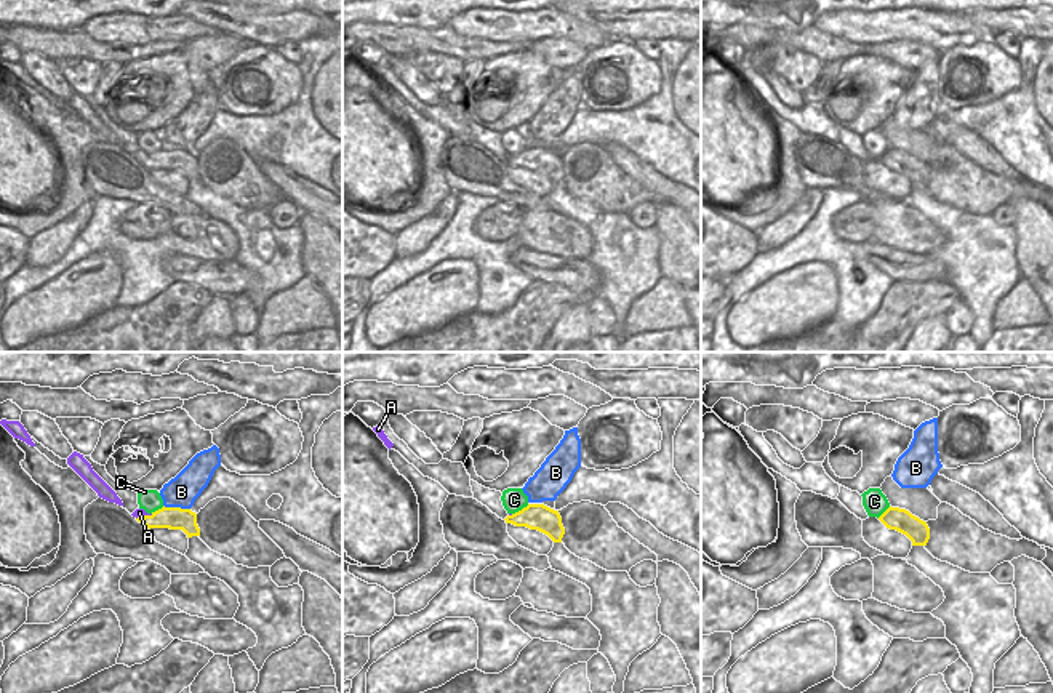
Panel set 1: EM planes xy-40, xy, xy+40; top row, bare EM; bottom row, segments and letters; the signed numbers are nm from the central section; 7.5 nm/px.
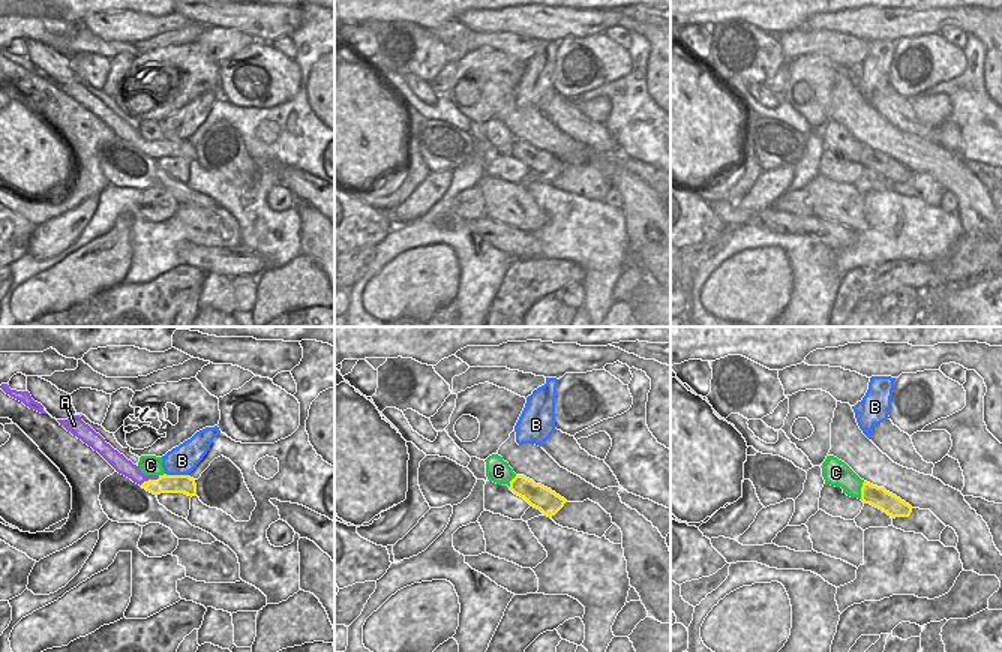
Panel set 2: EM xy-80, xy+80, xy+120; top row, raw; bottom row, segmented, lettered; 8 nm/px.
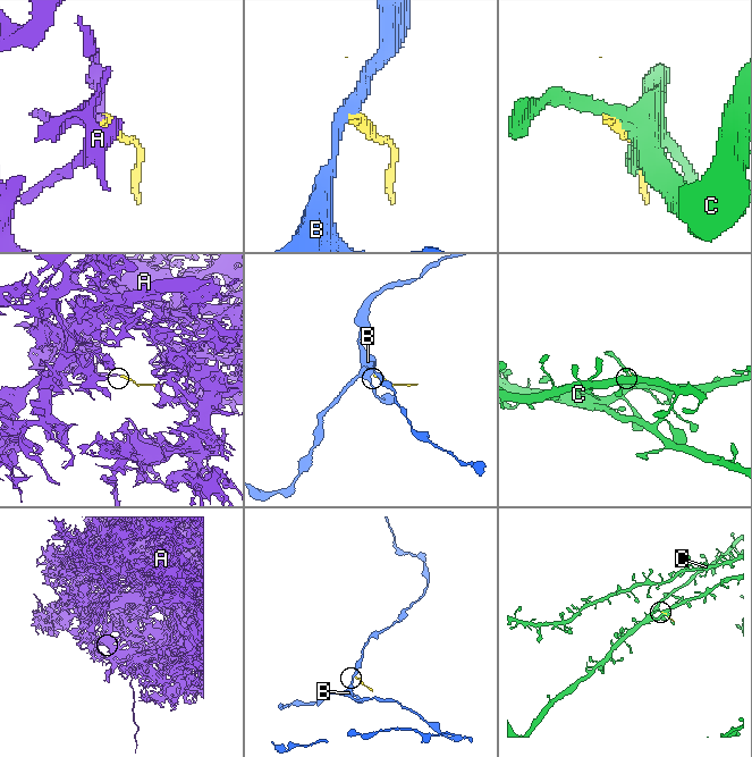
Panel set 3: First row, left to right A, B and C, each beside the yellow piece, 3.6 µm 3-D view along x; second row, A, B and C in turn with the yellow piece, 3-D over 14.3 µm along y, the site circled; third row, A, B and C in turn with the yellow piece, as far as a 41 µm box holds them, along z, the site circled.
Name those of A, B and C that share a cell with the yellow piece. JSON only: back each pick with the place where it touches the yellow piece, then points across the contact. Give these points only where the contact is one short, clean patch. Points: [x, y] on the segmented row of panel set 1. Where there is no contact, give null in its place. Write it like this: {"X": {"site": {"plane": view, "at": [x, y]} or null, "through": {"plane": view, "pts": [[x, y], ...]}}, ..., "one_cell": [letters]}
{"one_cell": []}

